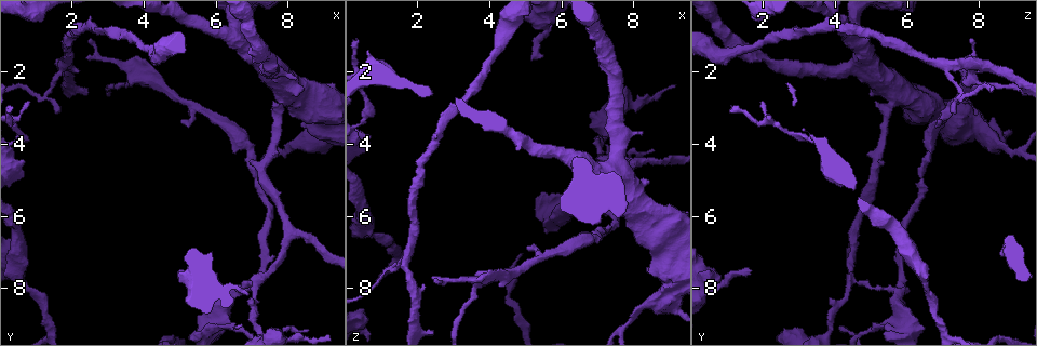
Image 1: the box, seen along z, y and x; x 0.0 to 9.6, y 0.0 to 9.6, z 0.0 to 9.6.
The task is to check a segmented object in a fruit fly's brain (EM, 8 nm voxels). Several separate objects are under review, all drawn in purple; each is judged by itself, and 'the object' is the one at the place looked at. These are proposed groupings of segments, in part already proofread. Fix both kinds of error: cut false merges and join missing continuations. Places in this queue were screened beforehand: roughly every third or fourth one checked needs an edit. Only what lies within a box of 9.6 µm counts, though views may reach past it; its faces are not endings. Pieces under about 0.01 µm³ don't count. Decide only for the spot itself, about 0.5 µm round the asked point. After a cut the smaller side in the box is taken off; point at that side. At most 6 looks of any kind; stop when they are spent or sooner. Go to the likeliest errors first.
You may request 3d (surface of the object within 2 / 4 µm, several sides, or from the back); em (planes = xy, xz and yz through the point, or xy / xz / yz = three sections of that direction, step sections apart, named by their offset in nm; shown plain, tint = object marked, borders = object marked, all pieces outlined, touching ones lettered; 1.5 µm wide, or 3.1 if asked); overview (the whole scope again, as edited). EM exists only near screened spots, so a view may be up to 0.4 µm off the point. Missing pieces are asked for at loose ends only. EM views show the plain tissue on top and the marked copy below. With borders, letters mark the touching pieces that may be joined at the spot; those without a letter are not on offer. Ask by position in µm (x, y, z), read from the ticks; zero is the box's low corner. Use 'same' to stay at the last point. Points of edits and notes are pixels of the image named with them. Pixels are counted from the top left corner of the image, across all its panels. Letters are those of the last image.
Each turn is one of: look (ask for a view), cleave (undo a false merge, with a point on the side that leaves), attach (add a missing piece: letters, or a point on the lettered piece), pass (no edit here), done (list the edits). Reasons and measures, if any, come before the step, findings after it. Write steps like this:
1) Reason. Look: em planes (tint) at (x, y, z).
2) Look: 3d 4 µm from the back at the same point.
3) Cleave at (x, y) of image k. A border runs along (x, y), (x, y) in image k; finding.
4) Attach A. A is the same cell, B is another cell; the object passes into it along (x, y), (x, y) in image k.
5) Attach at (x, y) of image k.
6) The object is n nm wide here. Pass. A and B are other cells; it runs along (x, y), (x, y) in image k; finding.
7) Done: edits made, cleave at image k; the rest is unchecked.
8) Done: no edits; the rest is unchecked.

Small branch off a trunk. Look: em planes (tint) at (6.60, 8.10, 5.75).

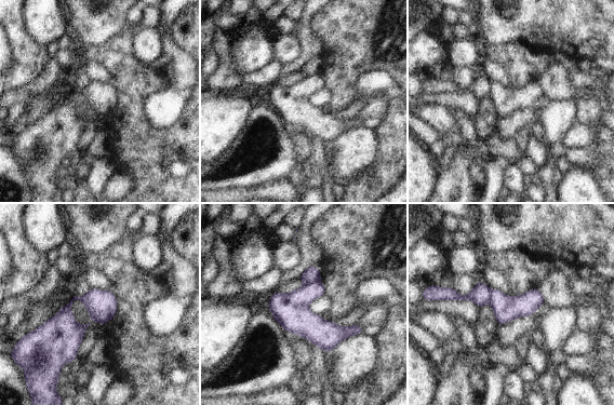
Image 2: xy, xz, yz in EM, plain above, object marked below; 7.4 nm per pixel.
Look: em planes (borders) at the same point.

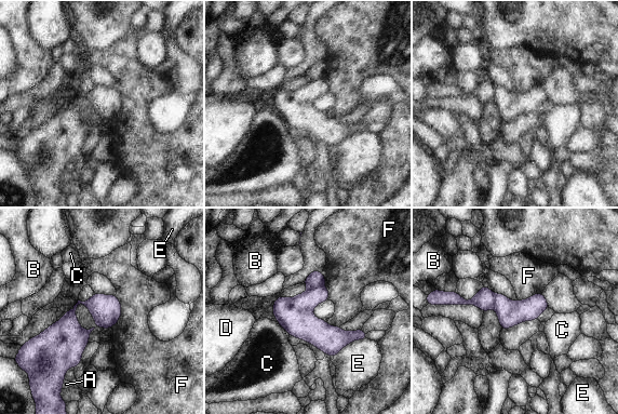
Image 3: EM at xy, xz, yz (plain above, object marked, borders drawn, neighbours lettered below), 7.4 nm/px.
Cleave at (296, 314) of image 3. A, B, C, D, E and F are other cells; the part that leaves runs along (277, 304), (323, 336), (363, 335) in image 3; a second neuron is stuck on.

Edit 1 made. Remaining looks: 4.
Free end. Look: 3d 2 µm at (0.85, 2.80, 1.95).

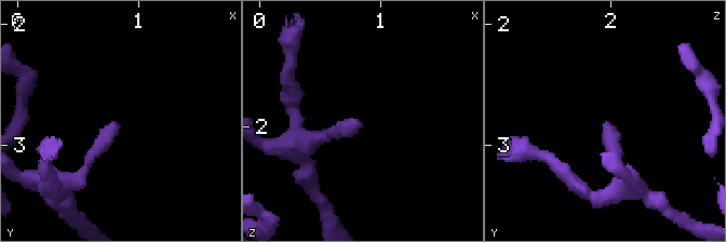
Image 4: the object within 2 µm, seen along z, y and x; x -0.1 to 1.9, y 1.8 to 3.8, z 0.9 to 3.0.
Need the tissue. Look: em xy step 8 (borders) at (0.80, 2.82, 1.94).

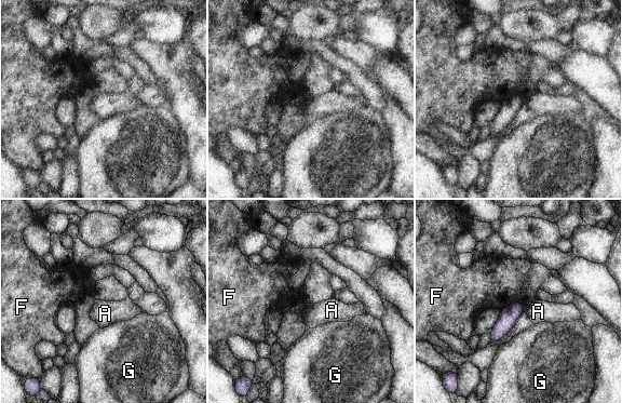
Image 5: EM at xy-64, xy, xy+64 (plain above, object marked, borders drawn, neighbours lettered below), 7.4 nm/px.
Look: em planes (borders) at the same point.

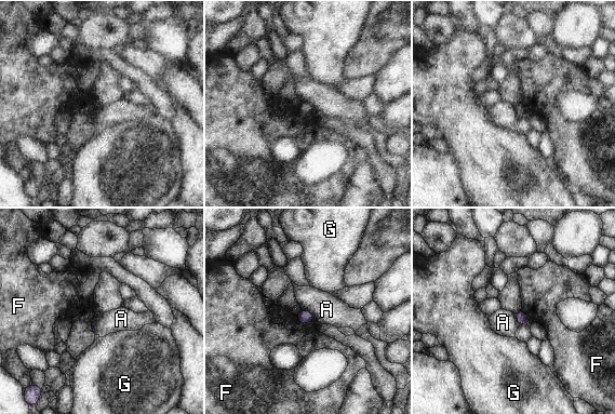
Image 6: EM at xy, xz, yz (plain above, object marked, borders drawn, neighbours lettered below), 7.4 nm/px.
Pass. A, F and G are other cells; a border runs along (302, 309), (308, 310), (315, 319) in image 6; none of them fits.

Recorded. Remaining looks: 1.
Done: edits made, cleave at image 3; the rest is unchecked.

